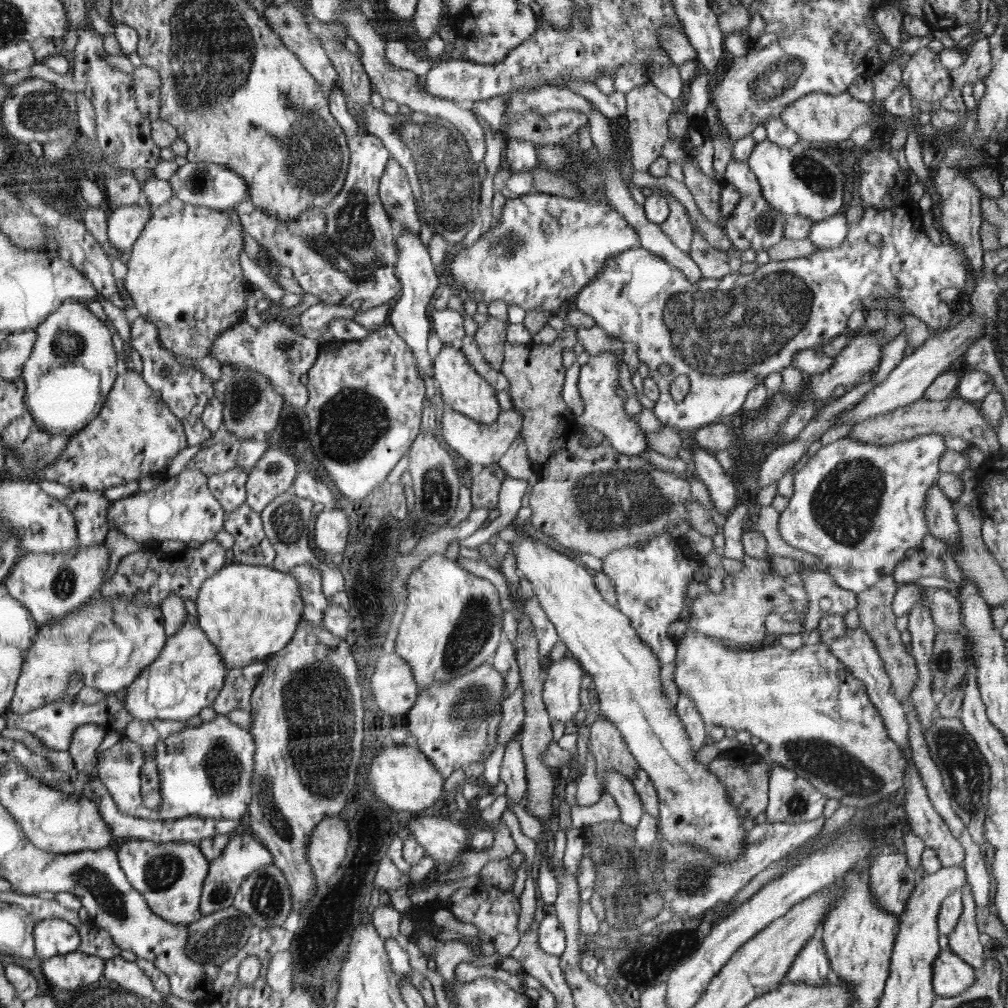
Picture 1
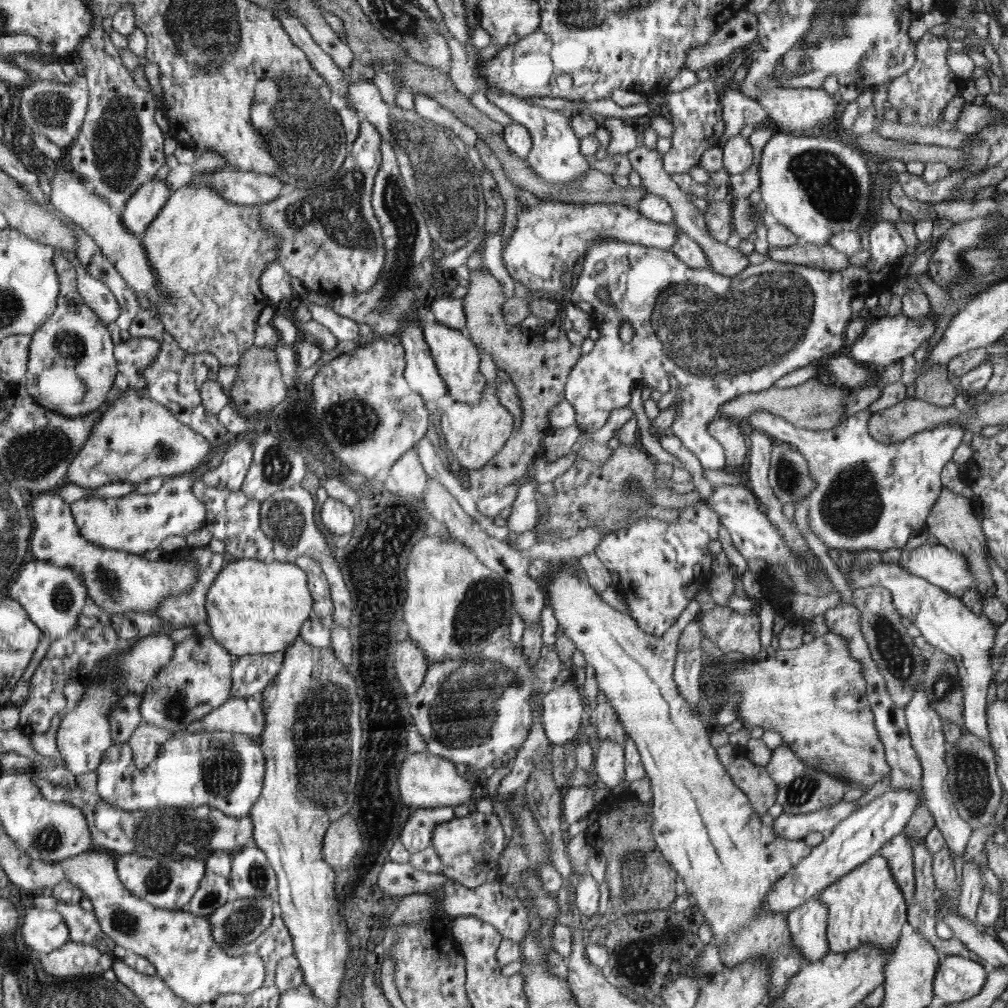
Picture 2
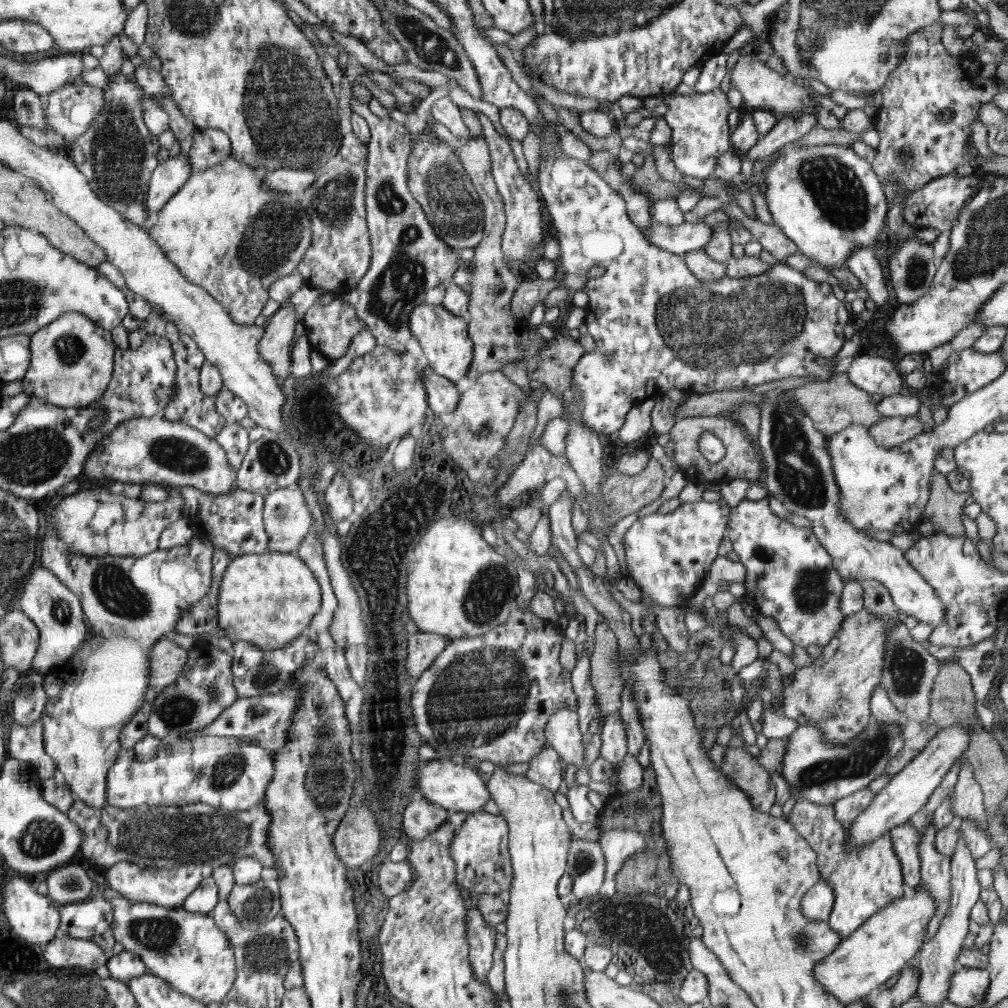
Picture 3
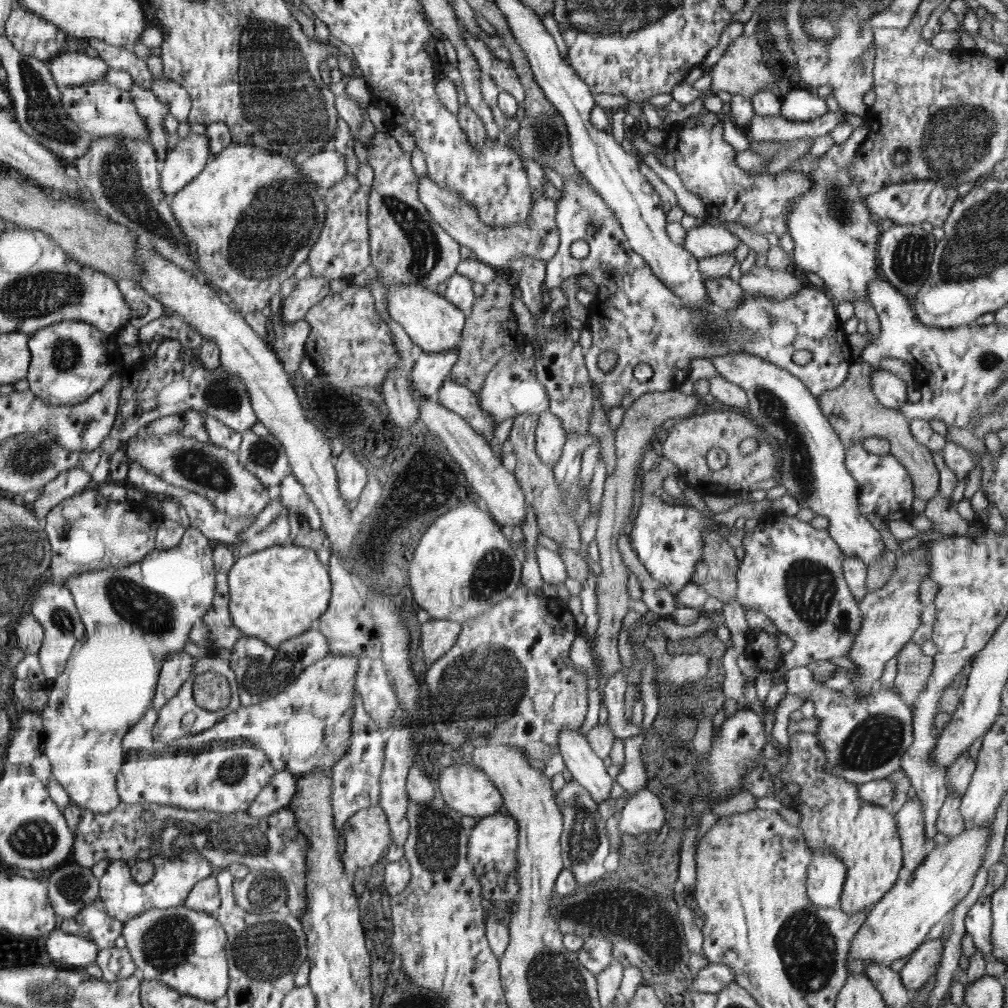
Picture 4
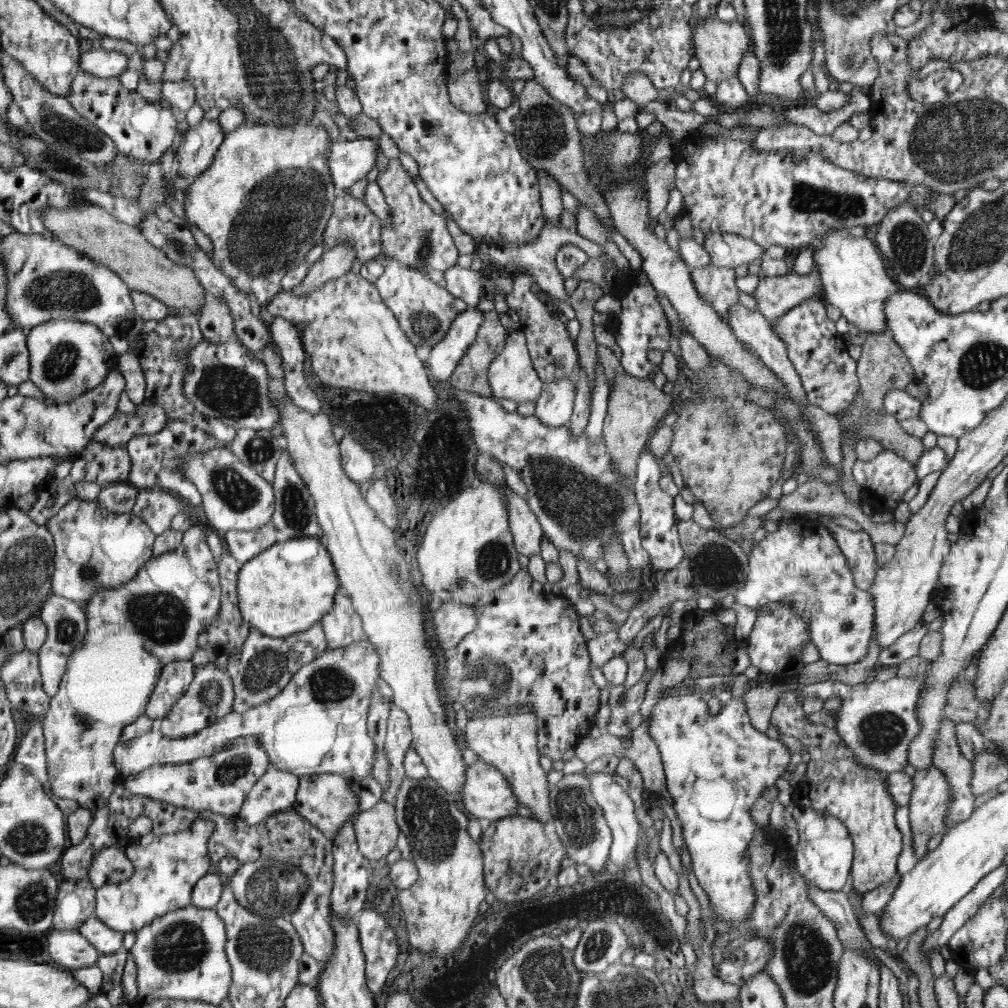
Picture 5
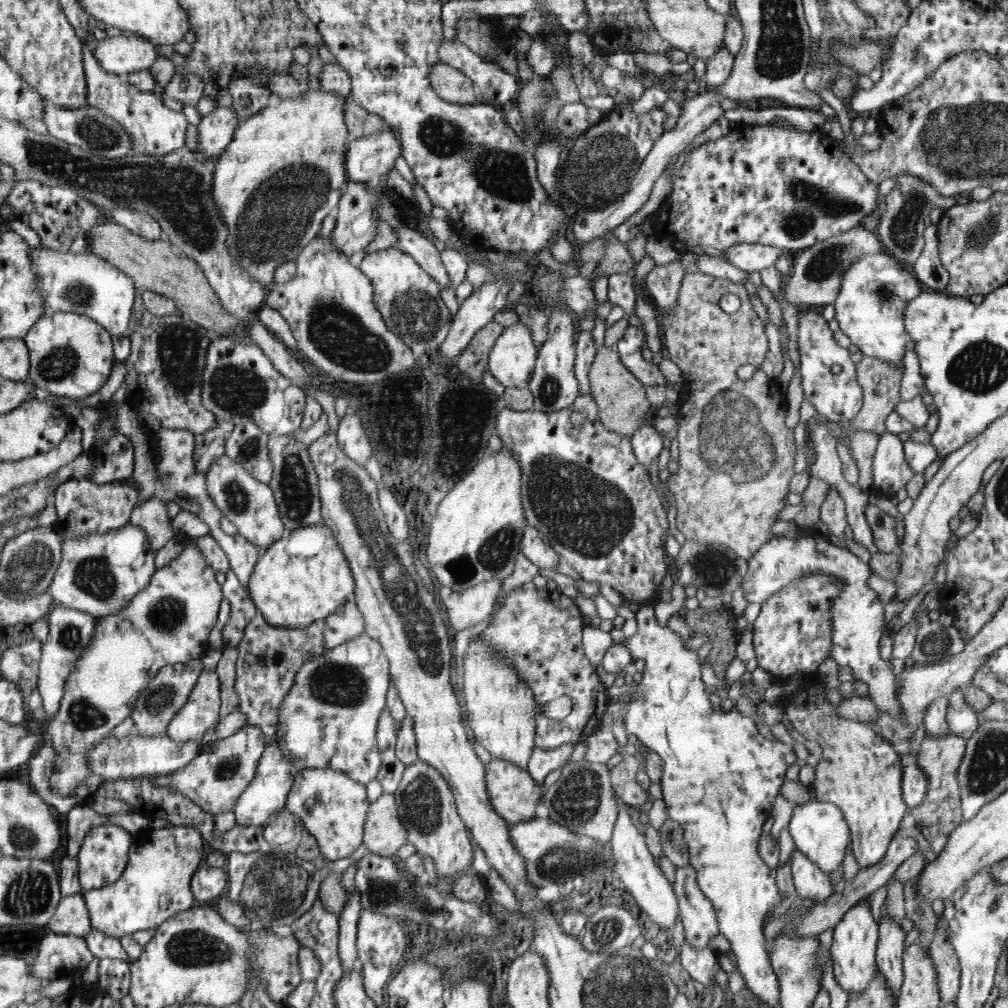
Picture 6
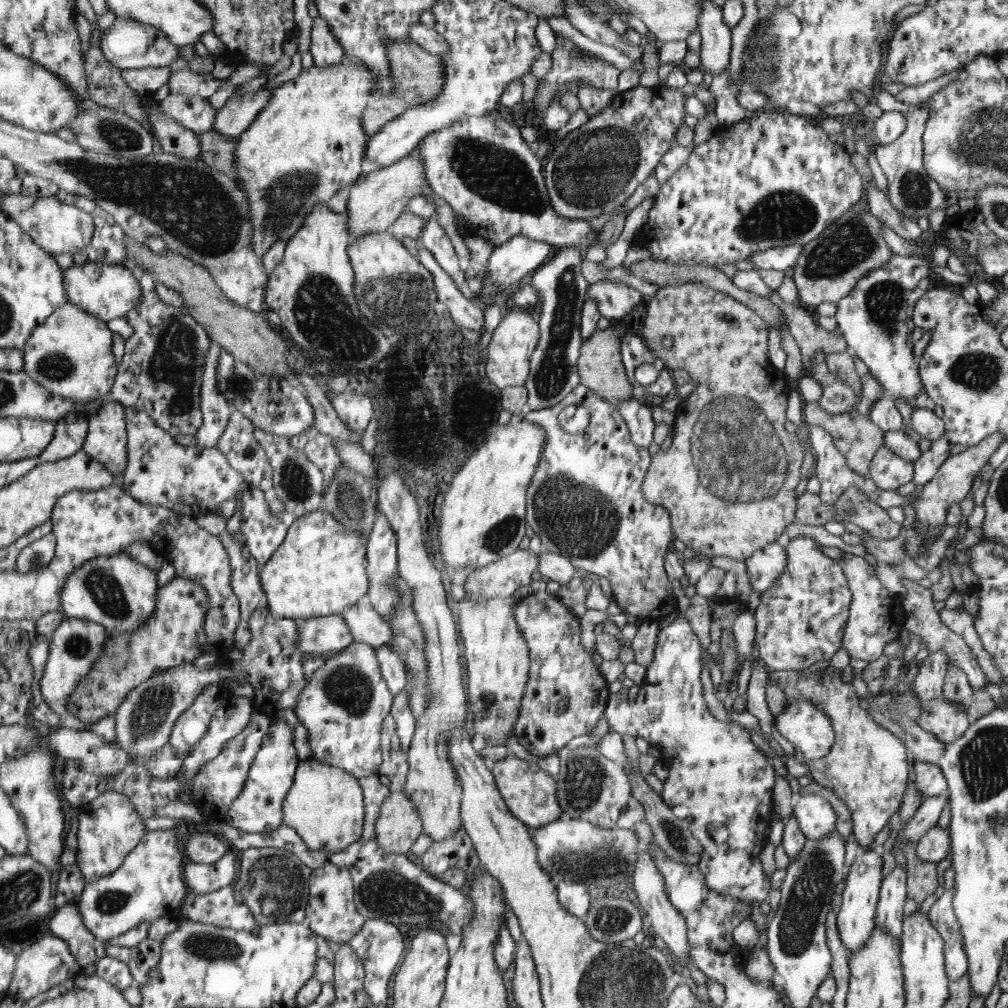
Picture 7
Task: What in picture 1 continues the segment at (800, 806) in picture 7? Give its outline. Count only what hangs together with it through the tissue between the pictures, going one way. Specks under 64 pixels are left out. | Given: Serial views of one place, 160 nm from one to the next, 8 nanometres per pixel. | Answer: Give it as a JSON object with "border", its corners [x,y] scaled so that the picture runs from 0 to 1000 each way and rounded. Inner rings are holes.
{"border":[[[814,923],[795,940],[782,962],[780,974],[818,977],[826,969],[824,956],[814,931]]]}

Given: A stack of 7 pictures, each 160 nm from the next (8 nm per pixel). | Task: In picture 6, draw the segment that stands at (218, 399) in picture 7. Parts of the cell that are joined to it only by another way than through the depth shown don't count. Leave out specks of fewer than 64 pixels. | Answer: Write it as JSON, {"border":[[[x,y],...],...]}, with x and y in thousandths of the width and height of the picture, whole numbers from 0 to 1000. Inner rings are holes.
{"border":[[[218,418],[209,427],[193,431],[192,458],[196,468],[204,468],[213,456],[223,451],[224,438],[231,429],[231,424],[229,419]]]}

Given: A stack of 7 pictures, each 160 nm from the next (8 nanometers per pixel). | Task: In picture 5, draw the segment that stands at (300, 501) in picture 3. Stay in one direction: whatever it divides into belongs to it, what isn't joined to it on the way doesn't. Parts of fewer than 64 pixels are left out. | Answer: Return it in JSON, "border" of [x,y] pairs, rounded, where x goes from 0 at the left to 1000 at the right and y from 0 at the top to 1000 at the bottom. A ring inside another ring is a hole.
{"border":[[[270,519],[249,528],[225,529],[223,535],[227,541],[228,550],[239,561],[268,544],[275,537],[273,523]]]}

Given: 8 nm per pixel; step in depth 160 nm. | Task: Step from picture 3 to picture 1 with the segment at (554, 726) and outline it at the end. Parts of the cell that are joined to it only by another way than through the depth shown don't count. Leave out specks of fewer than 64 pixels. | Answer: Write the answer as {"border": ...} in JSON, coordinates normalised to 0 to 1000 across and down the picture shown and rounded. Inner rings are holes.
{"border":[[[563,650],[556,657],[547,657],[539,676],[539,695],[548,716],[563,719],[577,702],[575,685],[577,670],[575,659]]]}

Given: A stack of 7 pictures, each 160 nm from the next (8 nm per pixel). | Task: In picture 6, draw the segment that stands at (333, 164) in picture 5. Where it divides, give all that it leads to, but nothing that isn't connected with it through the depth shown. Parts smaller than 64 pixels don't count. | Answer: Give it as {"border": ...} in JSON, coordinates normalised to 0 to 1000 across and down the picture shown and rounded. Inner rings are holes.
{"border":[[[389,128],[350,137],[344,146],[344,181],[373,180],[391,167],[391,161],[398,154],[396,135]]]}

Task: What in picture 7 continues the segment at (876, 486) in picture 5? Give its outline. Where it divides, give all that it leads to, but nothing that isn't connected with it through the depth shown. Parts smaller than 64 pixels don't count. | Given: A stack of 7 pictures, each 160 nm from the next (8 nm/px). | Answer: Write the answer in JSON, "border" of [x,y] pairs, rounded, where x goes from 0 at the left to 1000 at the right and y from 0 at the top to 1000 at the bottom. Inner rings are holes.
{"border":[[[875,440],[862,462],[862,474],[871,484],[887,486],[906,476],[907,461]]]}

